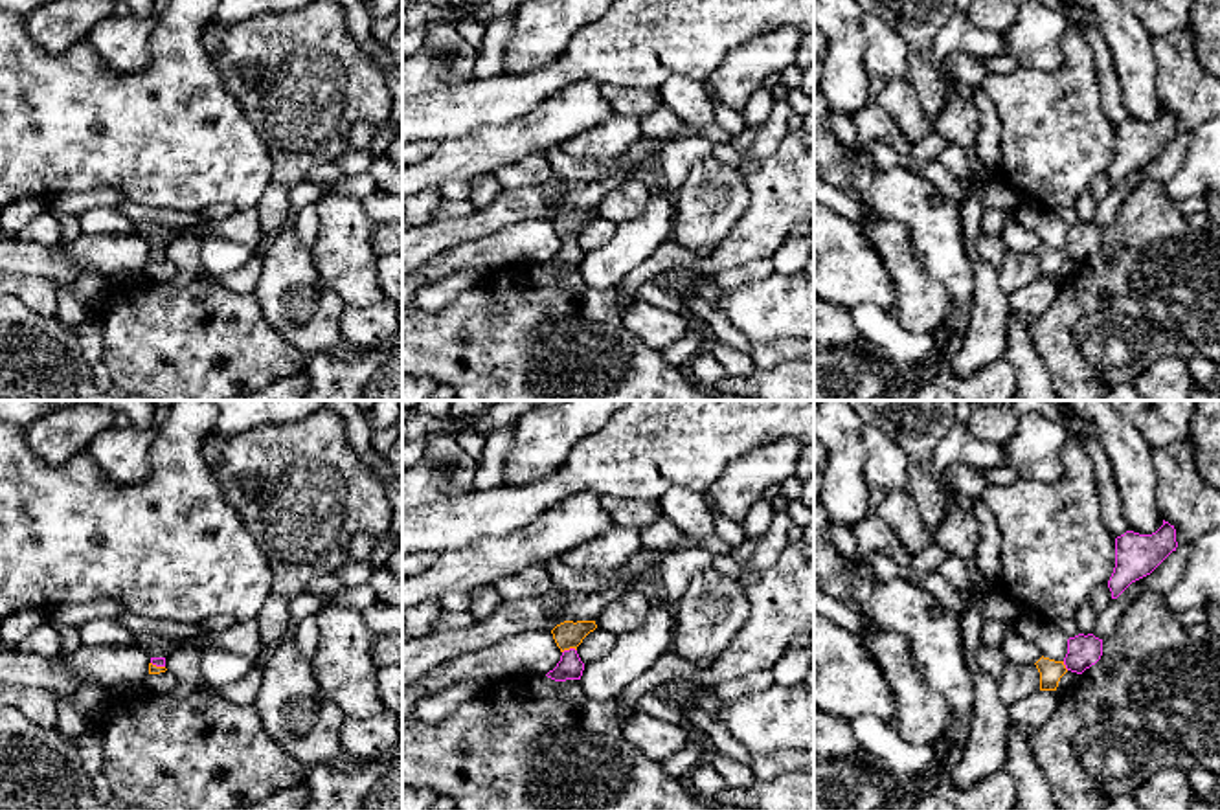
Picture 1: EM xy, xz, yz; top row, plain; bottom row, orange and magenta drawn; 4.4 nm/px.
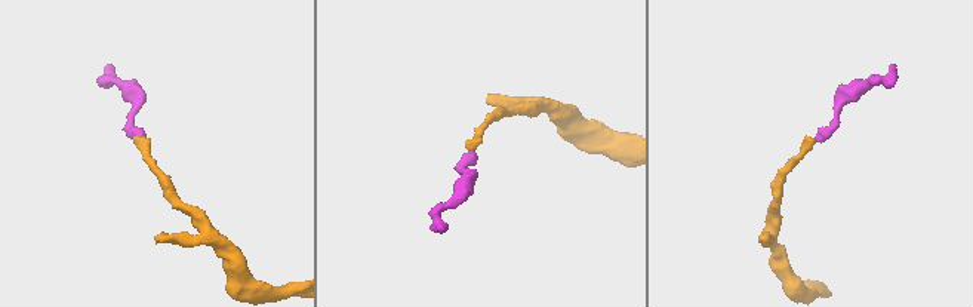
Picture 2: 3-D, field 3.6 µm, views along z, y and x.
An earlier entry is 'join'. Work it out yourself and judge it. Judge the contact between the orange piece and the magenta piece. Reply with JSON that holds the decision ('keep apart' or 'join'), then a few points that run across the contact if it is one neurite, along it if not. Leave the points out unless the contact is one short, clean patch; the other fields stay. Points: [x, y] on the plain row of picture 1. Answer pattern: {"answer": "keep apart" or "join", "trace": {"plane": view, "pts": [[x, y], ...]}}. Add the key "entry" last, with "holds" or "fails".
{"answer": "join", "trace": {"plane": "xz", "pts": [[568, 223], [568, 237], [570, 256]]}, "entry": "holds"}

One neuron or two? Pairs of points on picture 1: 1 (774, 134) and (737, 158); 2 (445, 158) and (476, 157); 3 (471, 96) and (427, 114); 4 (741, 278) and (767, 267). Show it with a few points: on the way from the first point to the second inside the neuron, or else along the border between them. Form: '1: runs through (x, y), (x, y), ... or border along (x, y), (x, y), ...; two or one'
1: runs through (765, 144), (756, 153), (746, 155); one
2: runs through (452, 158), (469, 157); one
3: runs through (460, 107), (452, 112), (438, 114); one
4: runs through (746, 274), (761, 269); one

